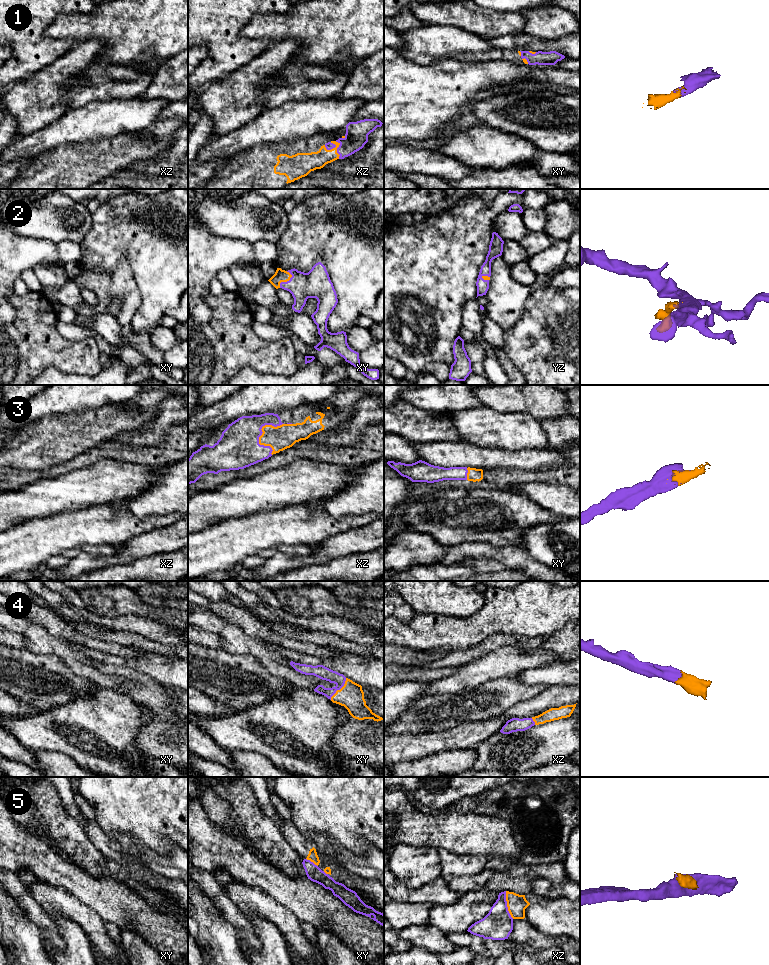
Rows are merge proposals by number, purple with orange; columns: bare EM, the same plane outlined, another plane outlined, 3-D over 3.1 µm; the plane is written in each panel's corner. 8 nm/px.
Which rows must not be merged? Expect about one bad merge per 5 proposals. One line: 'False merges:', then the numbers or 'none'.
False merges: 5

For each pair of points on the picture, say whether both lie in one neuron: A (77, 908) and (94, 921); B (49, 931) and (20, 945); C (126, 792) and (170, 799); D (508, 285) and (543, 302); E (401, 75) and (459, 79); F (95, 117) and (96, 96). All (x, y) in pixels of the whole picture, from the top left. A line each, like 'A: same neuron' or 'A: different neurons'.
A: same neuron
B: different neurons
C: same neuron
D: different neurons
E: same neuron
F: different neurons

